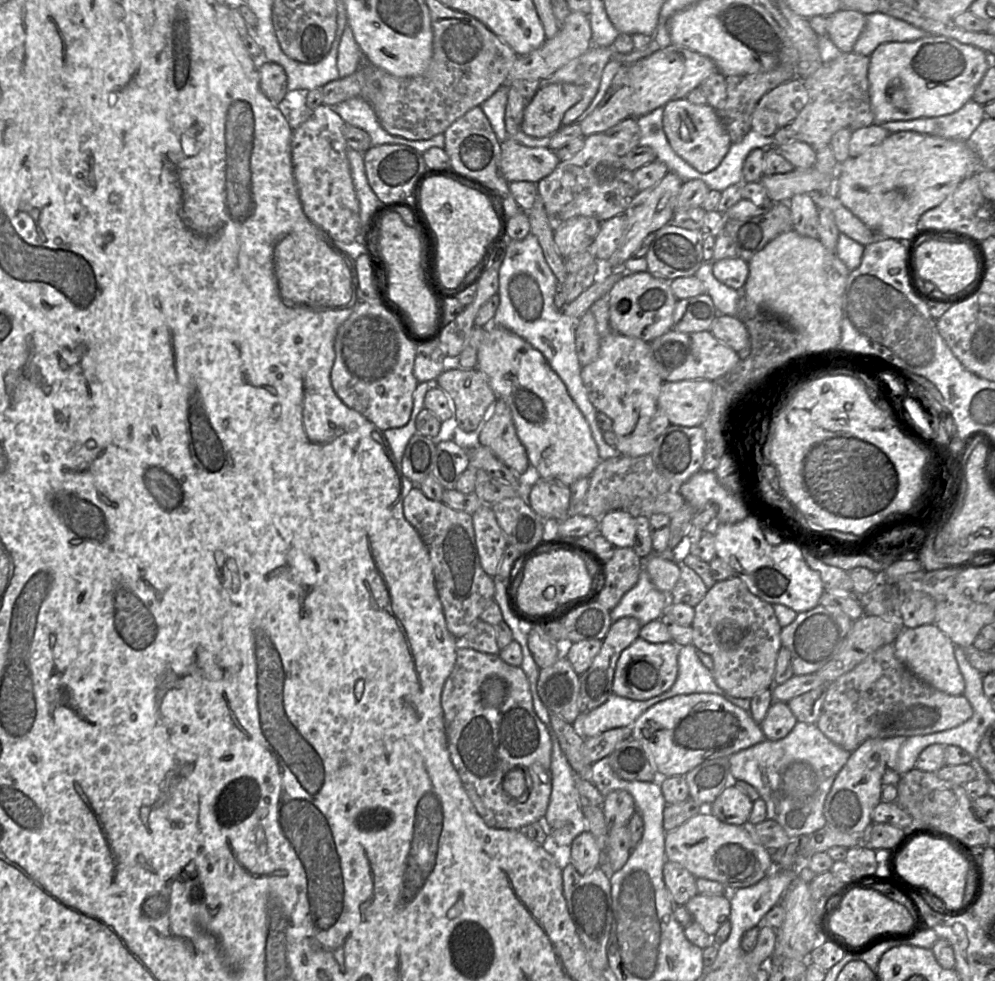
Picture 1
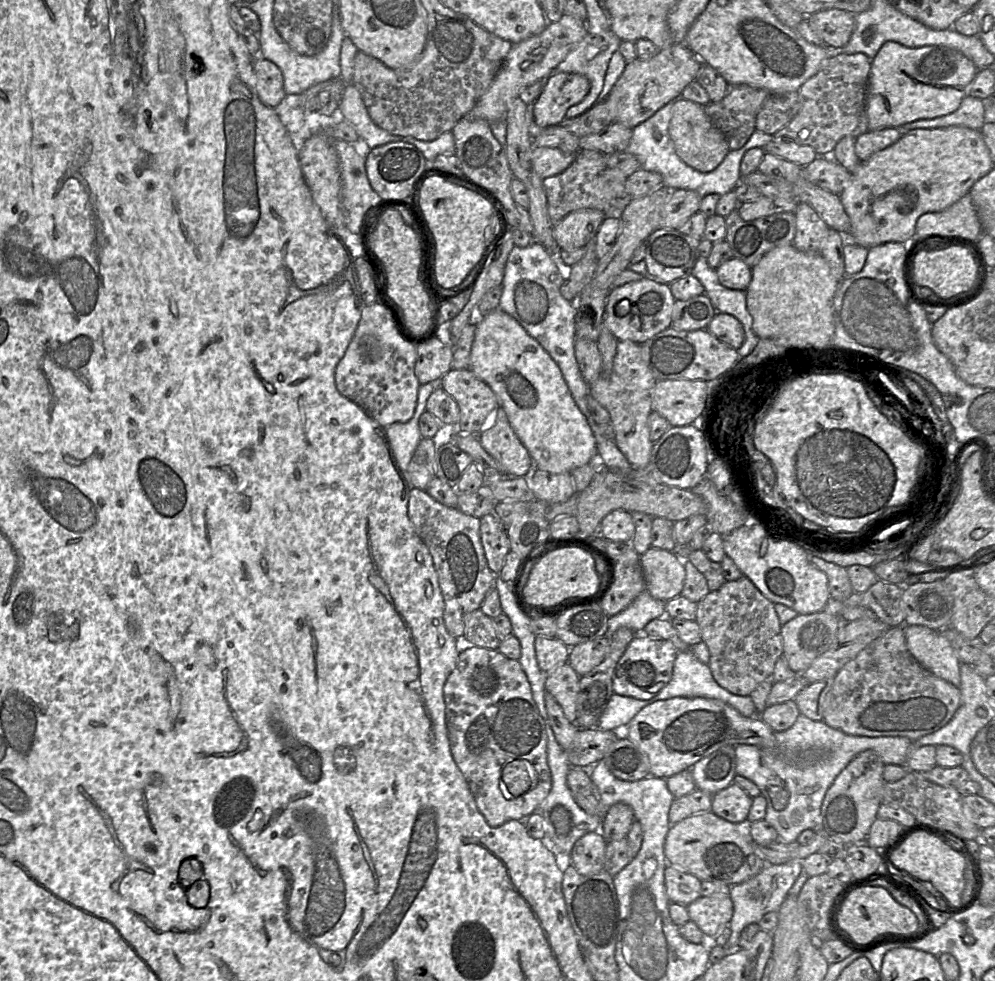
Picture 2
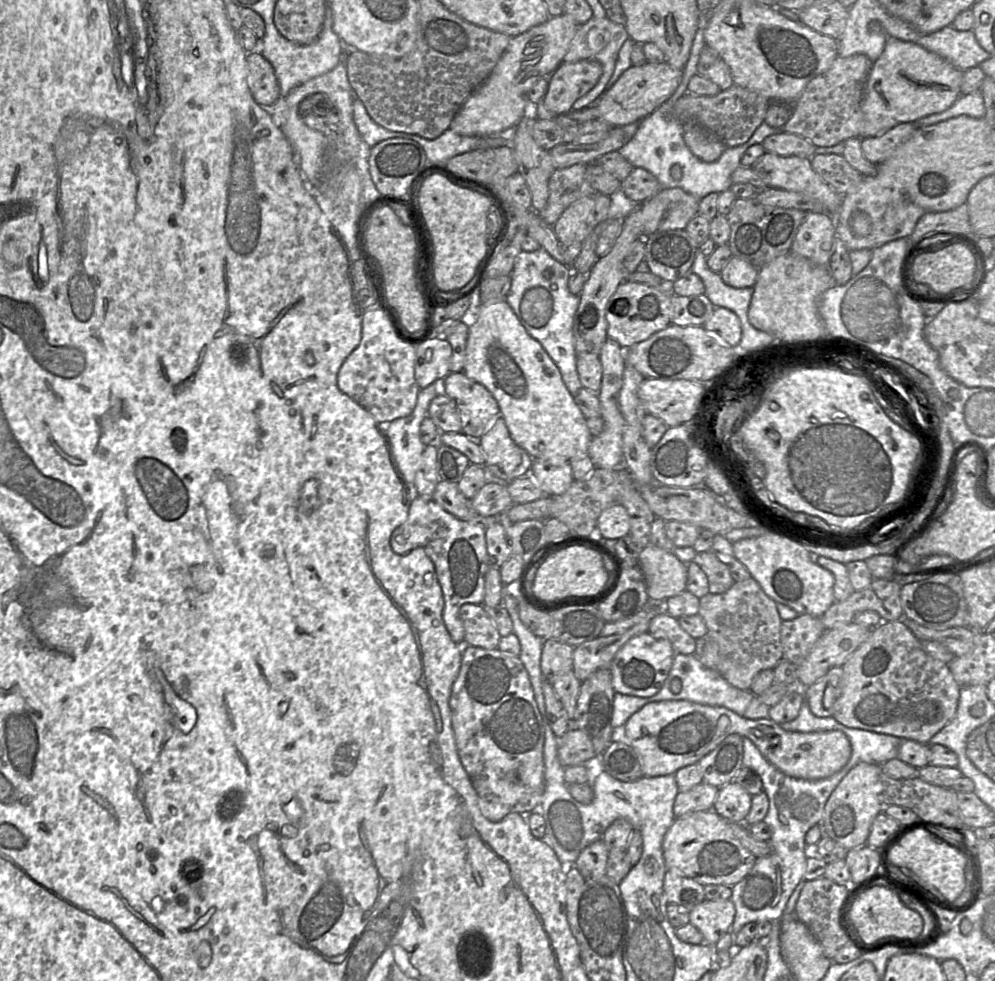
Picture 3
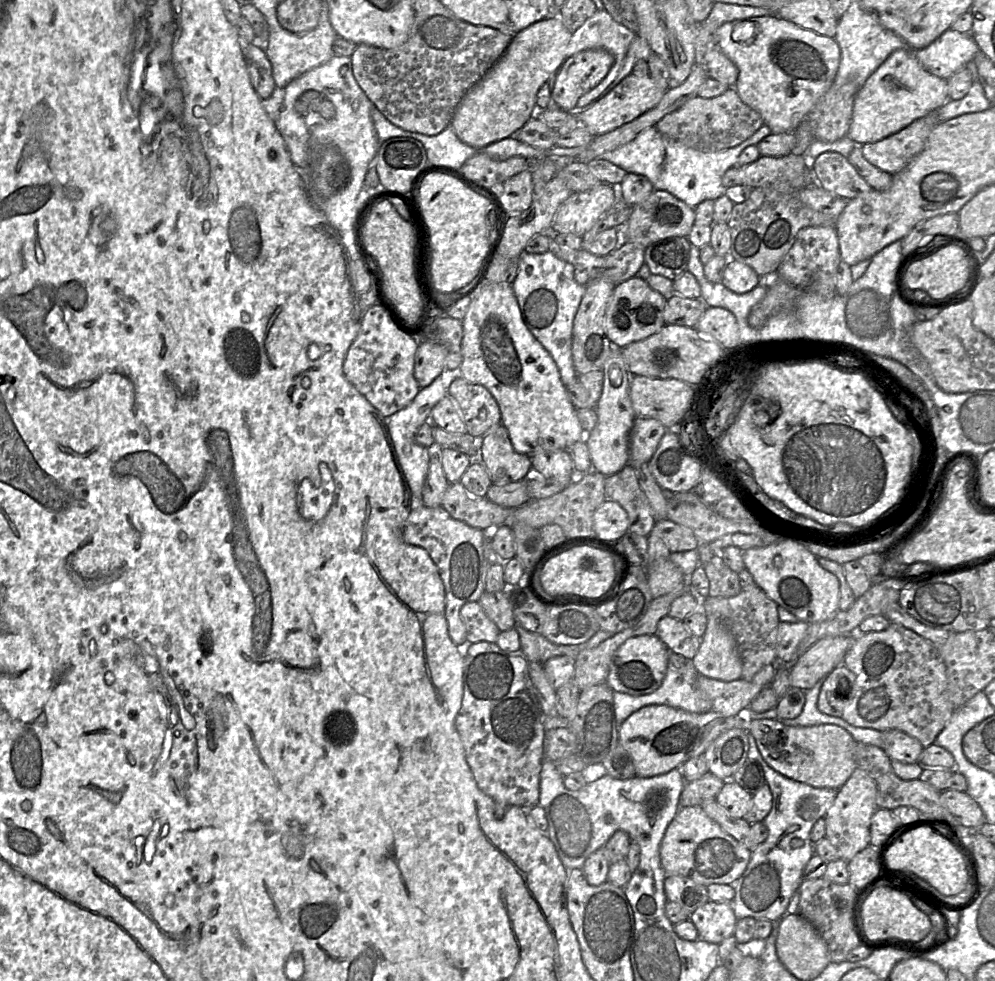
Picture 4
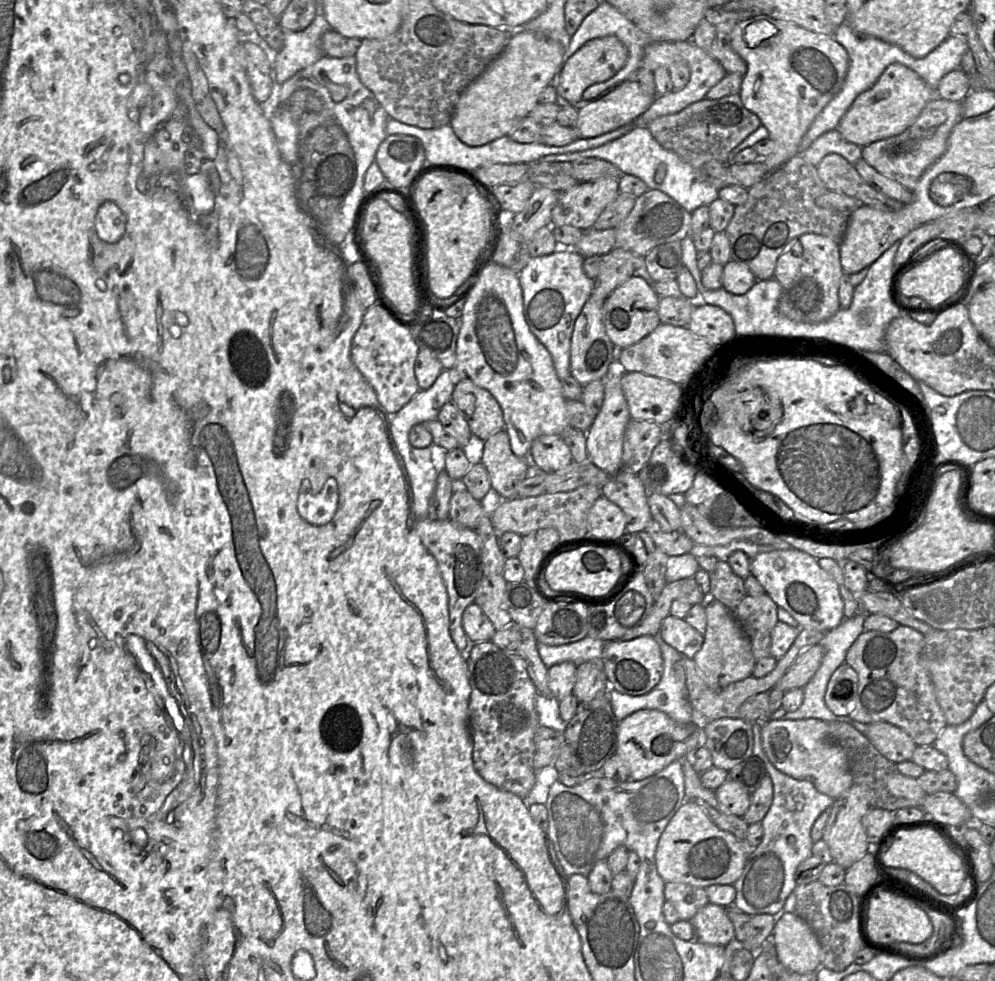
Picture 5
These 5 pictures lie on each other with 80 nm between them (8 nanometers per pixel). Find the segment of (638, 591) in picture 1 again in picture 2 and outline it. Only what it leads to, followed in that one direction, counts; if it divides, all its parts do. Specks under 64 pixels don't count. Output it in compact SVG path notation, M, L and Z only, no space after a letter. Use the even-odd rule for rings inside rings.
M644 590L629 607L609 617L608 631L605 636L611 636L623 627L635 633L642 633L651 620L666 616L665 603L653 598L647 590Z

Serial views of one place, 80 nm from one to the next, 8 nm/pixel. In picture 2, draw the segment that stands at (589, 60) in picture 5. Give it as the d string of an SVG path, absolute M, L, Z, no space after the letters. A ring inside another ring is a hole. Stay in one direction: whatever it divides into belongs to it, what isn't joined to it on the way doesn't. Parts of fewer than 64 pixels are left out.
M554 73L532 105L533 119L539 128L561 124L567 110L581 102L590 90L589 80L576 73Z

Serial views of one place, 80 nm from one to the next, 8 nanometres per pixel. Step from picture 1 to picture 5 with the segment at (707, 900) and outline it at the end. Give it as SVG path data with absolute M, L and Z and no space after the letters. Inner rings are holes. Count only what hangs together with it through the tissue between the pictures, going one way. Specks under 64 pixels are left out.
M708 903L689 920L695 930L695 938L702 943L726 946L735 940L734 925L727 907Z

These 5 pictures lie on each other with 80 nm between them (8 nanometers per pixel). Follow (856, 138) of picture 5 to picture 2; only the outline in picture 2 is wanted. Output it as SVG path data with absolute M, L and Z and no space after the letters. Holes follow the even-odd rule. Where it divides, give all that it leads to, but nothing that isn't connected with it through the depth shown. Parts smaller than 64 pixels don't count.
M892 41L884 43L871 62L866 97L868 130L900 128L916 120L933 119L955 112L967 96L967 88L978 71L970 59L946 46L908 48Z

